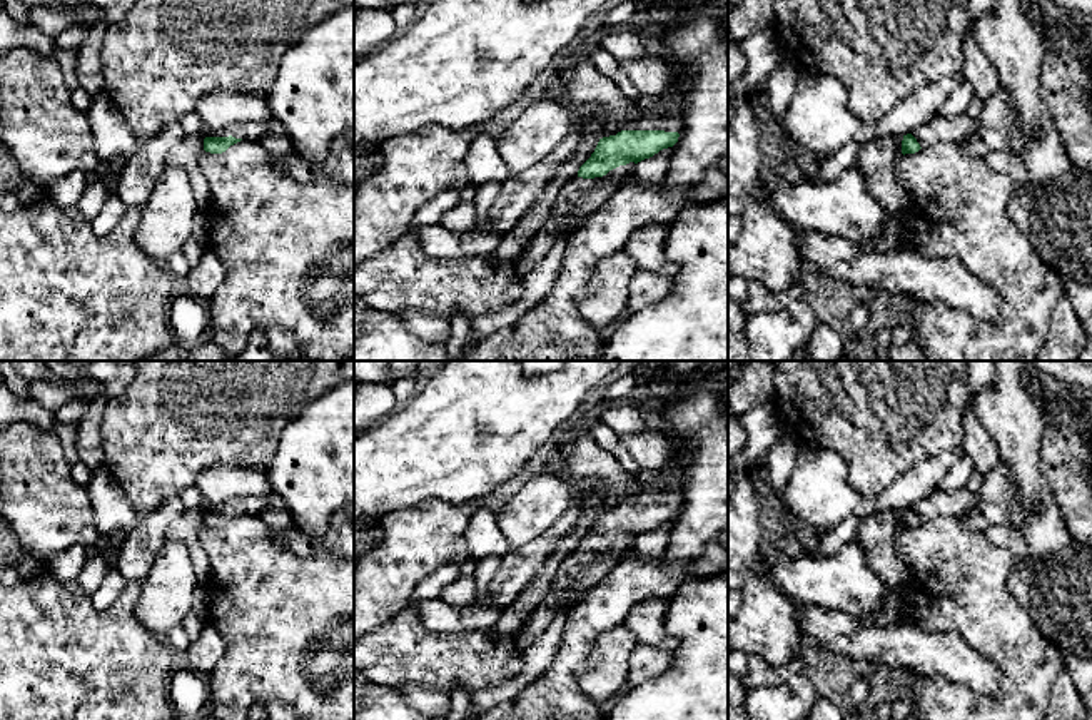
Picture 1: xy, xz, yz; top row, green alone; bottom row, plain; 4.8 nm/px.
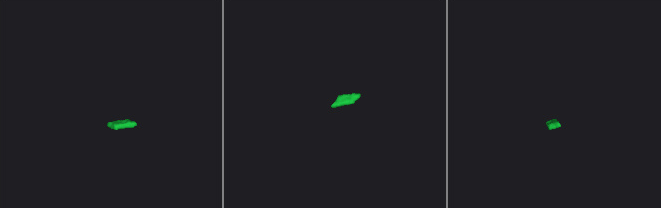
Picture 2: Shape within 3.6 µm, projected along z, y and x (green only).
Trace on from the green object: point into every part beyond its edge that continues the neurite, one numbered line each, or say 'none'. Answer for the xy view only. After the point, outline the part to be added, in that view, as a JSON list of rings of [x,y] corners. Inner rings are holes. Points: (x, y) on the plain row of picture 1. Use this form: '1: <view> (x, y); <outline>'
1: xy (249, 505); [[[244,496],[244,498],[235,498],[230,499],[224,505],[209,505],[204,503],[202,510],[204,511],[235,511],[242,515],[260,515],[265,506],[265,499],[255,498],[255,496]]]

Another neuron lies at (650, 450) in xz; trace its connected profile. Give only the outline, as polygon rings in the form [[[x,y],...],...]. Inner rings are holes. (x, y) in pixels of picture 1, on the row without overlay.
[[[658,431],[621,436],[621,443],[645,474],[660,471],[673,458],[671,441]]]

